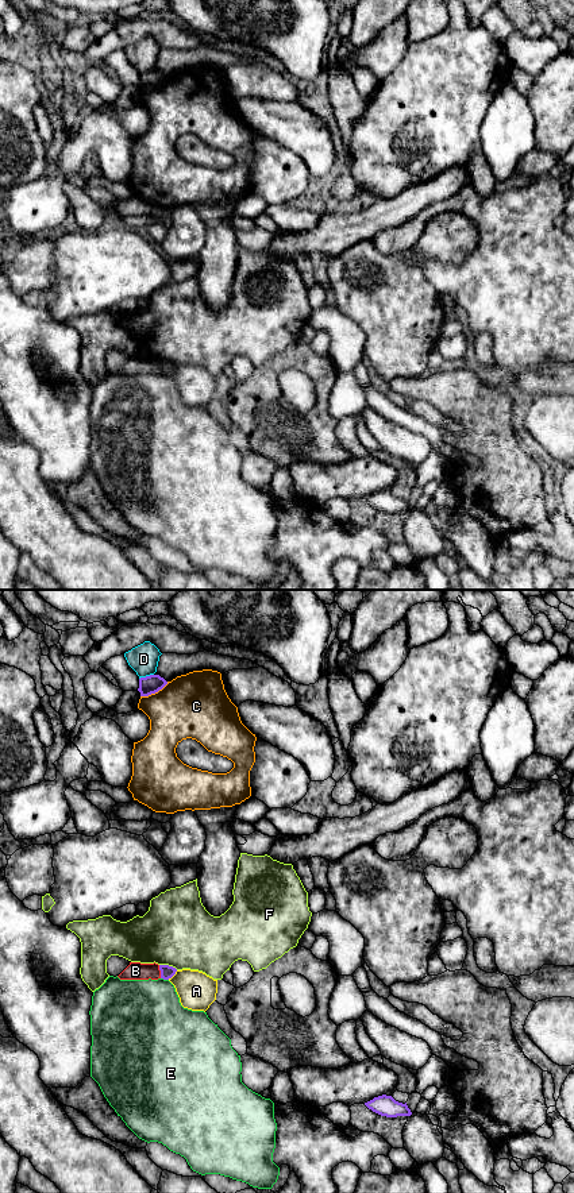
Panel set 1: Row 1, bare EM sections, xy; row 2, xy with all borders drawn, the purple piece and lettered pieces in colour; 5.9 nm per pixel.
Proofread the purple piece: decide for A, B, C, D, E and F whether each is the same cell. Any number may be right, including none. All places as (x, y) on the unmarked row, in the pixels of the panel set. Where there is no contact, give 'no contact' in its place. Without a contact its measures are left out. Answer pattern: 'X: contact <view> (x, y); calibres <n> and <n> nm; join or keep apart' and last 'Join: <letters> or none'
A: contact xy (172, 371); calibres 80 and 220 nm; keep apart
B: contact xy (161, 367); calibres 80 and 110 nm; keep apart
C: contact xy (154, 88); calibres 110 and 380 nm; keep apart
D: contact xy (146, 72); calibres 110 and 180 nm; keep apart
E: contact xy (165, 374); calibres 80 and 440 nm; keep apart
F: contact xy (168, 361); calibres 80 and 420 nm; keep apart
Join: none

